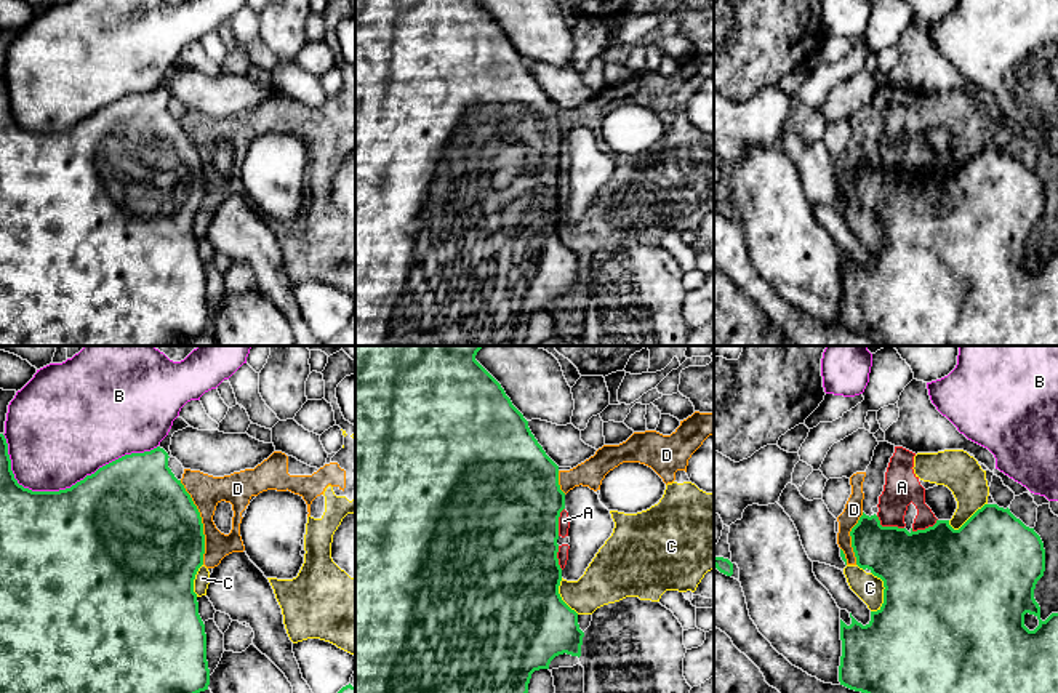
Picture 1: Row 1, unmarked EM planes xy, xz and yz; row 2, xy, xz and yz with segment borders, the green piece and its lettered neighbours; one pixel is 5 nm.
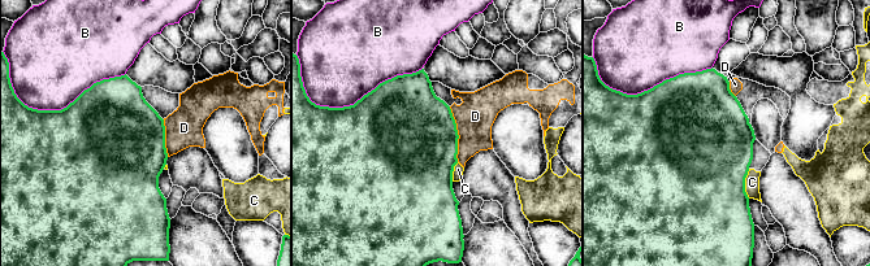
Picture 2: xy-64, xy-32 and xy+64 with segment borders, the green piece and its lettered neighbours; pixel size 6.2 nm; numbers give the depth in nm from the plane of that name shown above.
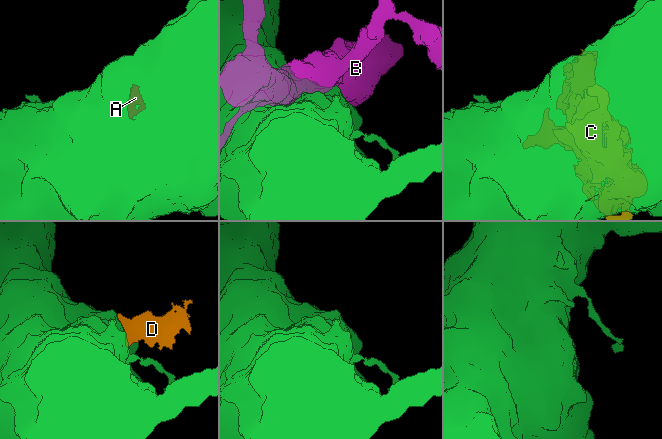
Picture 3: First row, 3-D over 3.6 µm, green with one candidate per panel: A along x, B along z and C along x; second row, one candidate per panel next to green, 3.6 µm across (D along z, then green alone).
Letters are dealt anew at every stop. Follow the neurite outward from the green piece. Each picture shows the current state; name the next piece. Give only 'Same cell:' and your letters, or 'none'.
Same cell: none

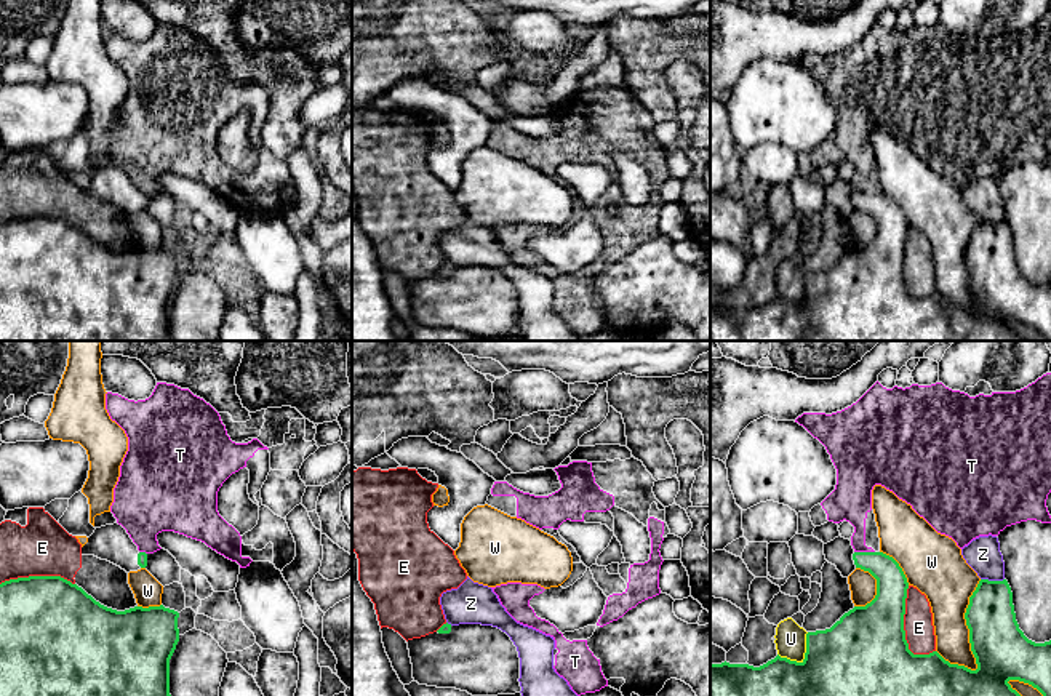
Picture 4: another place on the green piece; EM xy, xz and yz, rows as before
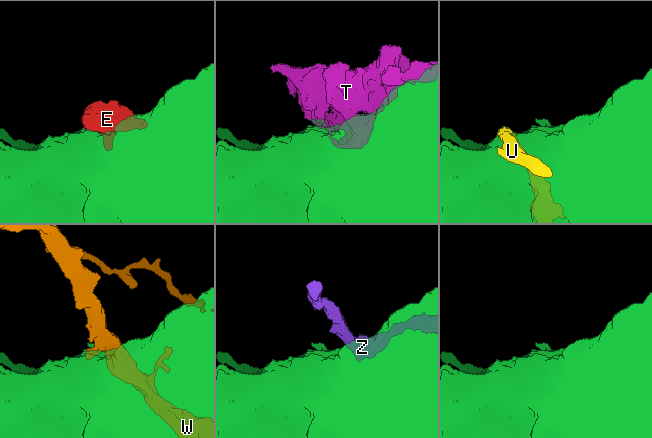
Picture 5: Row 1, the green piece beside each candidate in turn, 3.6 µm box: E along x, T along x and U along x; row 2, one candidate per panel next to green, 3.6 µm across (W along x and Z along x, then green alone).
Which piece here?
Same cell: none

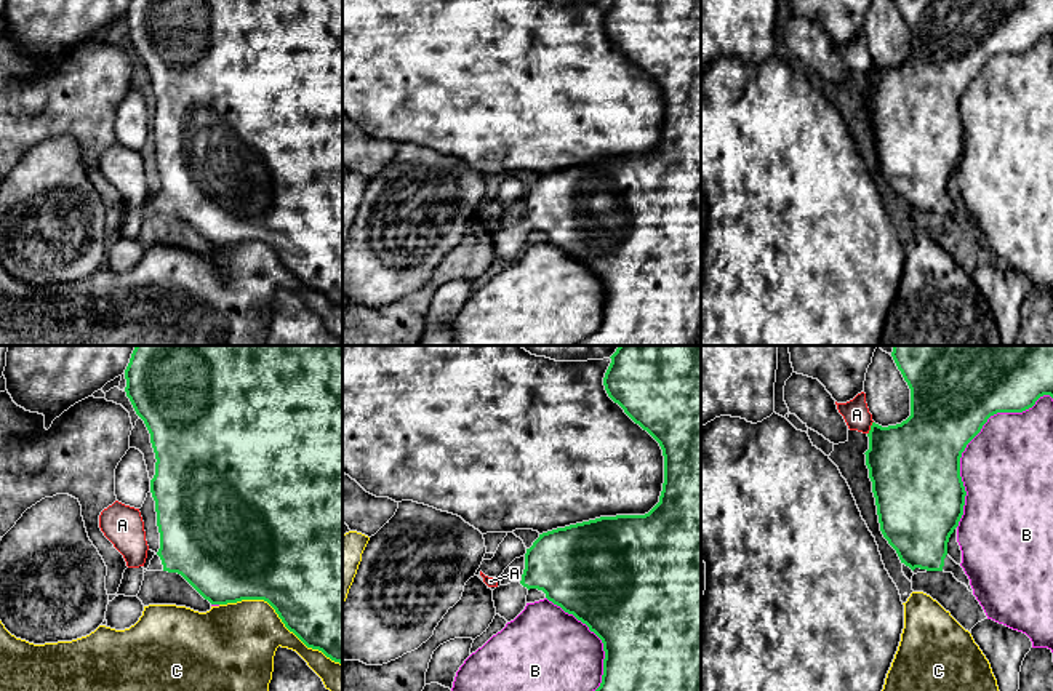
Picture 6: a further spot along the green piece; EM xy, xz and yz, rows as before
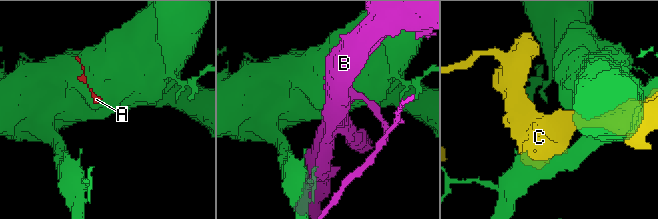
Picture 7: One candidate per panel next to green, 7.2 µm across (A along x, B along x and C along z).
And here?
Same cell: none

